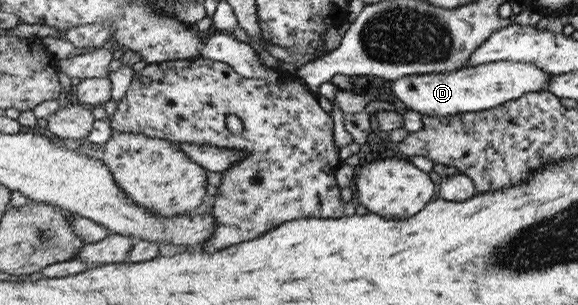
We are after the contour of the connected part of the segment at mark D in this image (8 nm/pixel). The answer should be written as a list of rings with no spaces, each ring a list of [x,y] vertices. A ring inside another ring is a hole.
[[[498,61],[480,66],[464,66],[446,73],[412,74],[391,83],[393,94],[421,115],[446,116],[478,112],[516,101],[528,93],[546,92],[551,74],[529,62]]]

